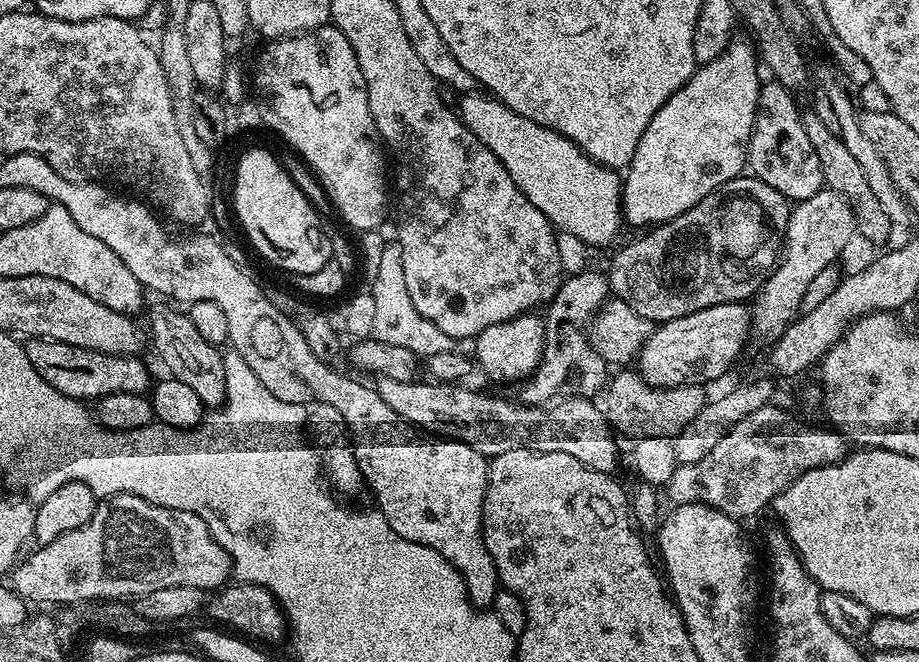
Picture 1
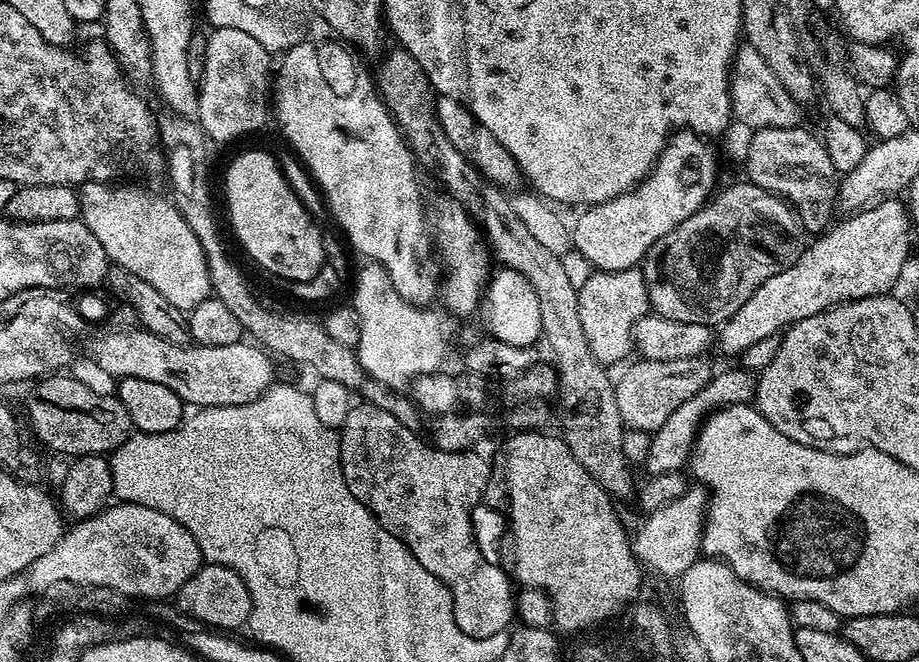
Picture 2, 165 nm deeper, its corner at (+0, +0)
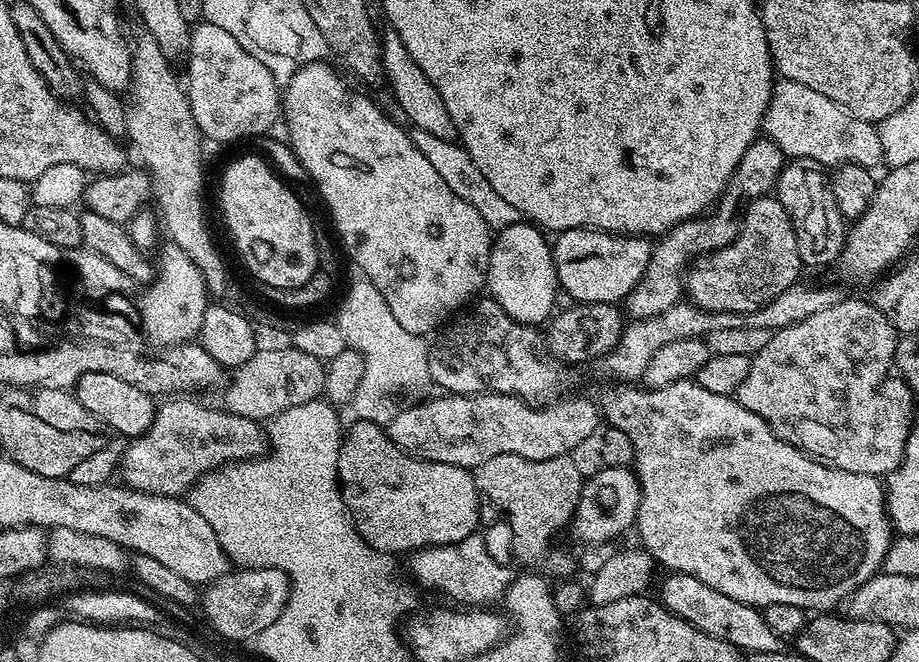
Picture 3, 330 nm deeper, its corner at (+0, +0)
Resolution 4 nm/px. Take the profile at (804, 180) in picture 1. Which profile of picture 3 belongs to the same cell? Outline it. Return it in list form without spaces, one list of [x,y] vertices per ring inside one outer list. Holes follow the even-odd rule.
[[[789,159],[781,170],[774,189],[776,199],[782,202],[786,214],[792,220],[800,247],[800,262],[805,269],[824,268],[830,263],[833,265],[839,261],[840,251],[844,248],[846,221],[844,215],[838,210],[838,202],[834,202],[834,194],[828,185],[829,179],[829,173],[816,162],[806,159]]]

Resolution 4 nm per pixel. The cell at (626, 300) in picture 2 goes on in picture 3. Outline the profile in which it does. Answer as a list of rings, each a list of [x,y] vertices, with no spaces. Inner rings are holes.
[[[757,138],[748,147],[746,154],[742,154],[742,162],[738,162],[728,185],[724,187],[724,193],[720,195],[711,211],[693,216],[691,220],[678,222],[655,241],[652,260],[646,266],[634,290],[630,290],[628,295],[627,315],[632,320],[645,320],[681,303],[686,292],[686,273],[694,258],[730,246],[730,242],[738,238],[740,228],[744,224],[744,211],[758,198],[769,195],[775,189],[785,163],[784,152],[777,144],[767,138]]]

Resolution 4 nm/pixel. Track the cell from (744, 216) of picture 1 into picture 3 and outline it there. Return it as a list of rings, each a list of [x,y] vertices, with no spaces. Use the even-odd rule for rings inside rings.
[[[769,194],[758,198],[744,211],[744,224],[730,246],[707,253],[686,273],[686,296],[707,312],[756,312],[782,290],[801,279],[800,247],[792,220],[782,202]]]

